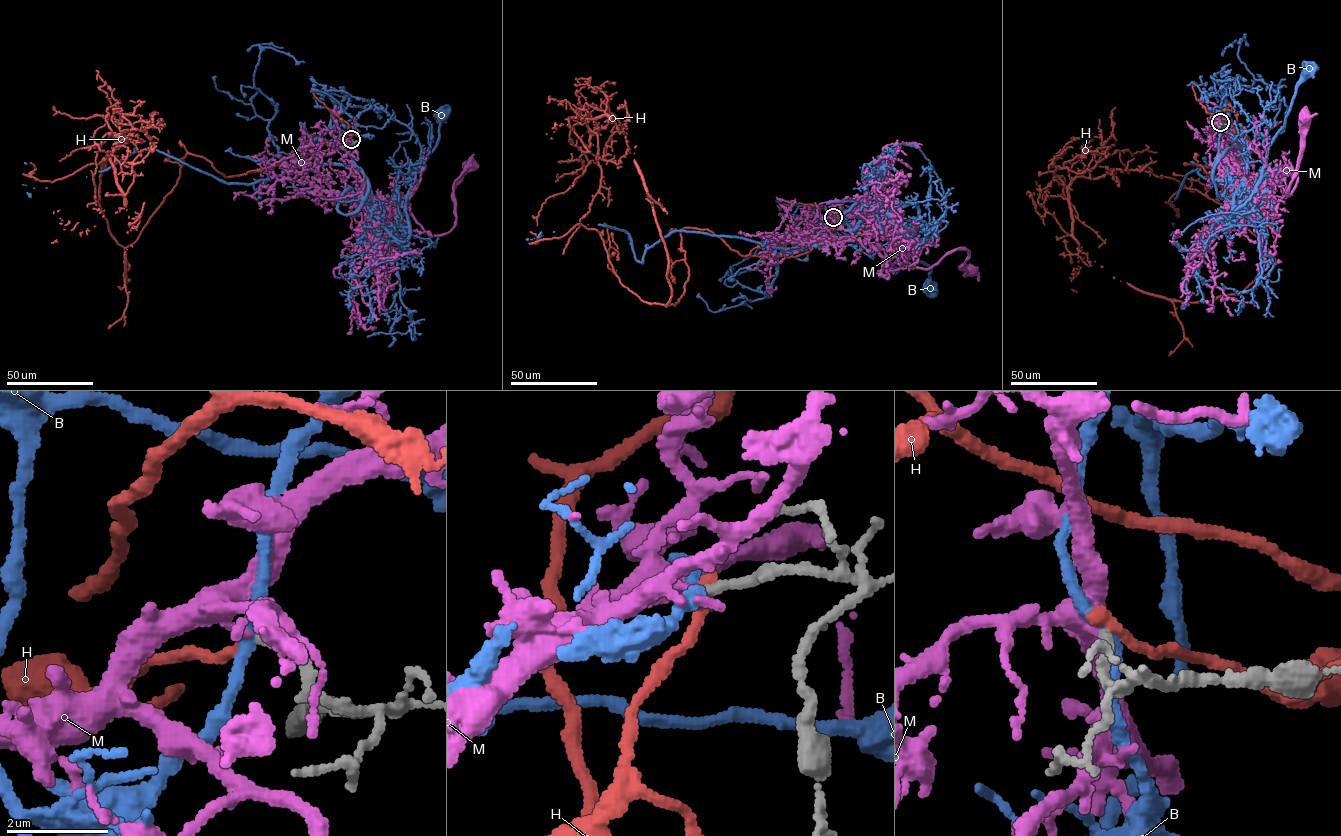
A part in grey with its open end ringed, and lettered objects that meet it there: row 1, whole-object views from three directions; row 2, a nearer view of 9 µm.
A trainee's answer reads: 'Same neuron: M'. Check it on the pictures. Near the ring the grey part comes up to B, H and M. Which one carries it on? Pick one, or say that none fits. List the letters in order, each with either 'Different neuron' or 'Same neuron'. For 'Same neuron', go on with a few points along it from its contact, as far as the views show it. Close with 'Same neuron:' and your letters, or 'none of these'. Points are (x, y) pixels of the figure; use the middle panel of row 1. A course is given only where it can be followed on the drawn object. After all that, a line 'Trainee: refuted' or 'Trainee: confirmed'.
B: Different neuron
H: Different neuron
M: Same neuron. Its course: (833, 217), (801, 242), (866, 241), (891, 271), (927, 268), (963, 249), (969, 254), (958, 267), (970, 271)
Same neuron: M
Trainee: confirmed

